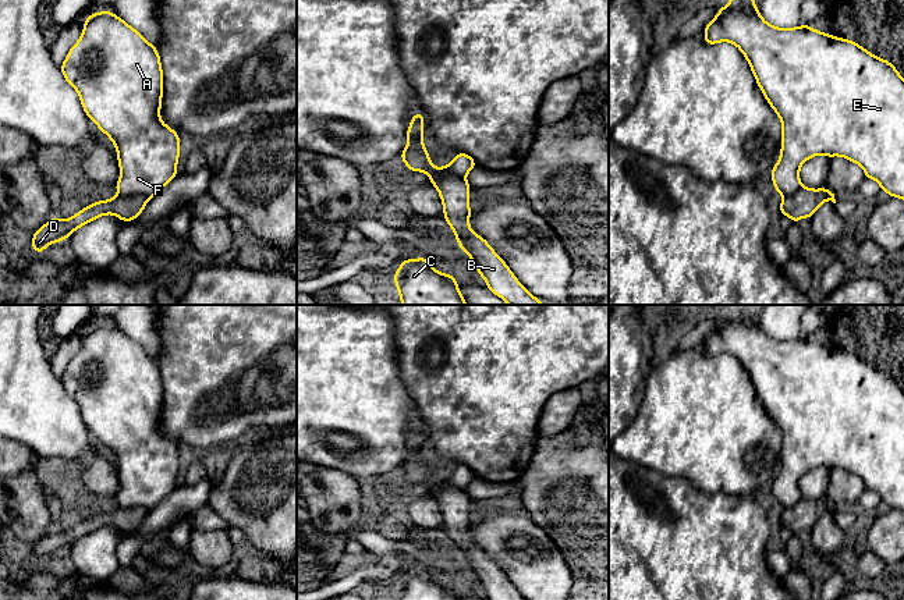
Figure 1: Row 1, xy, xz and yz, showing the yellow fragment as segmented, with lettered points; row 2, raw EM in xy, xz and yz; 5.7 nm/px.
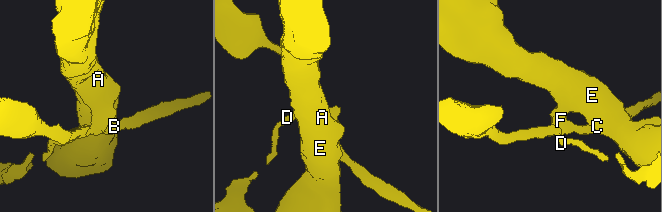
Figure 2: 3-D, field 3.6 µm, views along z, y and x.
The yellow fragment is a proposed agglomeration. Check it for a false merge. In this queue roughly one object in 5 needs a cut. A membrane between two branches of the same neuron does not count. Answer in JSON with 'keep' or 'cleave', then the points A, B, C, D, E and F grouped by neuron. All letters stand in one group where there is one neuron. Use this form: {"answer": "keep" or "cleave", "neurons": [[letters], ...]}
{"answer": "cleave", "neurons": [["A", "C", "E", "F"], ["B", "D"]]}

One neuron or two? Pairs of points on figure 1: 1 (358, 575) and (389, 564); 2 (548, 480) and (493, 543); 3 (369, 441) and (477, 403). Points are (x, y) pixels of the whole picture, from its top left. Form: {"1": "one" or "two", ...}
{"1": "one", "2": "two", "3": "two"}

